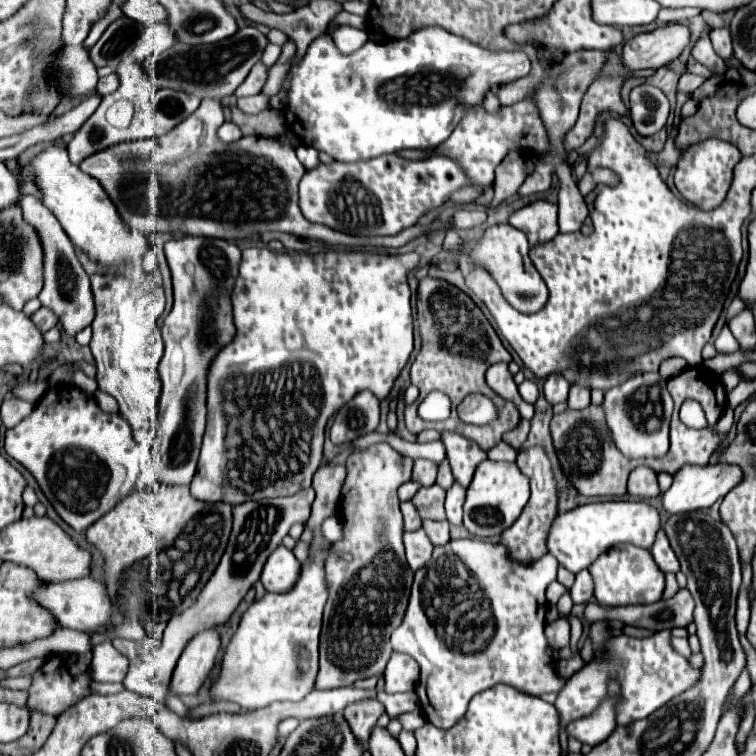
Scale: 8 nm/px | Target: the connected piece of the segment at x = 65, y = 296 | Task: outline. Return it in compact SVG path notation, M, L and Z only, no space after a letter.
M23 196L21 208L23 208L23 218L33 228L37 228L37 232L41 236L43 252L45 252L45 286L39 294L39 302L41 302L41 306L49 308L59 318L59 326L61 326L61 332L65 336L75 336L85 326L89 326L91 320L95 318L89 276L83 270L83 266L79 264L75 250L73 250L73 244L67 238L67 234L63 232L61 224L55 220L55 216L51 212L47 212L47 208L43 208L41 200L35 196Z

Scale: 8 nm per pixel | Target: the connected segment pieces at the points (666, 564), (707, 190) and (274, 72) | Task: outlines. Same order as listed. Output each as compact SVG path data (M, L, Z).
M663 530L657 534L655 544L651 546L651 554L653 554L653 560L657 562L657 566L663 572L679 572L679 560L675 556L675 552L671 550L669 540L667 540L667 536L665 536Z
M707 138L703 142L697 142L681 154L675 170L675 186L679 194L693 206L701 210L713 210L727 196L727 190L733 180L733 168L739 160L741 152L731 142L723 142L719 138Z
M287 62L287 64L275 64L275 66L269 68L269 80L267 80L265 88L263 88L263 94L265 96L273 96L273 94L279 92L281 82L283 82L283 76L287 74L289 68L291 68L291 62Z

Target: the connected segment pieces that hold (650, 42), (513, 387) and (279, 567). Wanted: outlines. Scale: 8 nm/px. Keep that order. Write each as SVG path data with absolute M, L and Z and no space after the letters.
M665 24L647 34L637 34L623 46L623 64L631 70L667 66L681 56L691 42L691 30L685 24Z
M493 364L489 370L487 370L487 384L493 388L493 392L497 392L501 398L513 402L517 408L519 408L519 414L521 418L525 420L531 420L533 418L533 406L527 404L519 392L517 392L517 384L513 382L513 376L511 372L507 370L505 364Z
M279 546L269 556L261 574L261 582L267 592L285 594L295 586L295 582L299 580L299 574L301 574L301 562L293 556L291 550L287 550L285 546Z

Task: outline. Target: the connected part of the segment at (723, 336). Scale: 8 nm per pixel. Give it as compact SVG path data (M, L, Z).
M725 326L719 334L719 338L715 340L715 348L719 354L733 354L739 350L739 344L733 340L733 334L729 332L729 328Z

